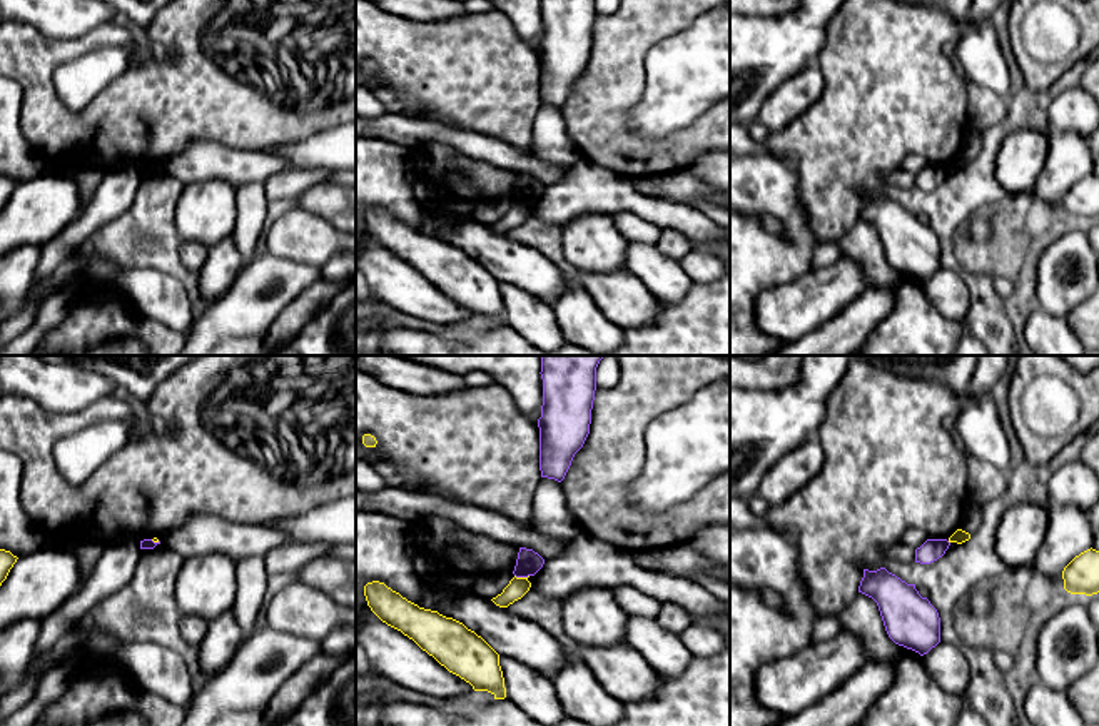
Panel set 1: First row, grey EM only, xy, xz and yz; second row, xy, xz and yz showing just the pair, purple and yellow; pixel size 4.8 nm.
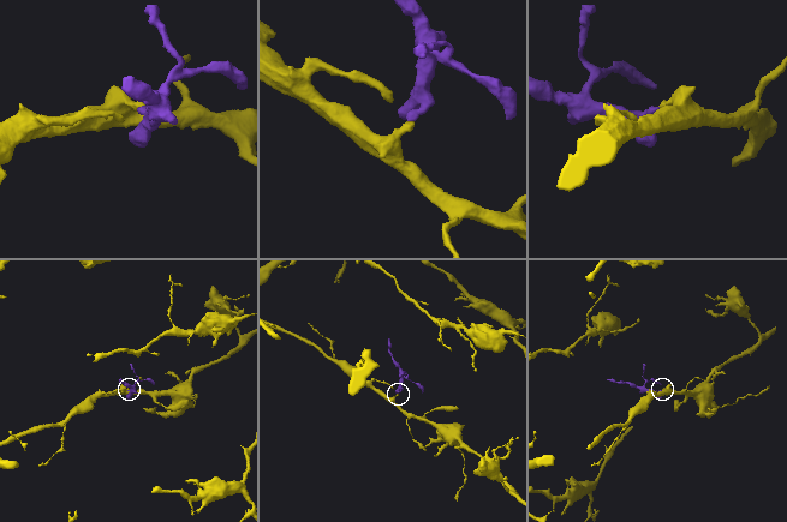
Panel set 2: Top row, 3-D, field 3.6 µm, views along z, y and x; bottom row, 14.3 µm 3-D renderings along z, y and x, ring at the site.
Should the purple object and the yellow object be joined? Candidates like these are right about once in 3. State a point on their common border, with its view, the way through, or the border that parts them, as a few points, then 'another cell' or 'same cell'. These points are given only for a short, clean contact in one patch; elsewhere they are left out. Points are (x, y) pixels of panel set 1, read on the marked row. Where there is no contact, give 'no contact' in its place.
meets purple in xz at (521, 576); border along xz (515, 574), (528, 576); another cell

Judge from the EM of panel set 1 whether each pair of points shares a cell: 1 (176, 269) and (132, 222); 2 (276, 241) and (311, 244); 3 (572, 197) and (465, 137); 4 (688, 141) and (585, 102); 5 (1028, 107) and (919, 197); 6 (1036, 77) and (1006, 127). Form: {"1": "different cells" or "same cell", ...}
{"1": "same cell", "2": "same cell", "3": "different cells", "4": "same cell", "5": "same cell", "6": "different cells"}

